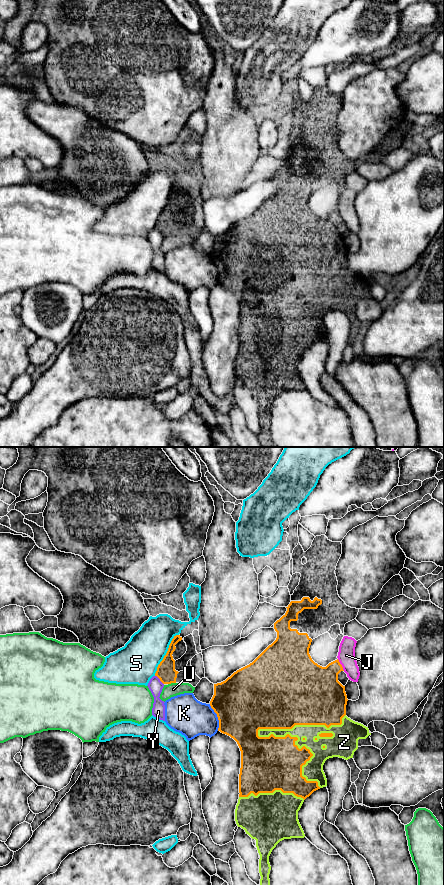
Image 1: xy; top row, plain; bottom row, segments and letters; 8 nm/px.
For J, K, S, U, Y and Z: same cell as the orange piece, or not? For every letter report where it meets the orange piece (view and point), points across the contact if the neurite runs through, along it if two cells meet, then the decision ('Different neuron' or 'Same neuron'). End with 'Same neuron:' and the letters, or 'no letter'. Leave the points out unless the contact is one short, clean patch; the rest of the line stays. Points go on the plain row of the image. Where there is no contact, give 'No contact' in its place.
J: Touches orange at xy (341, 217). Different neuron
K: Touches orange at xy (217, 268). Different neuron
S: Touches orange at xy (166, 206). Different neuron
U: Touches orange at xy (171, 234). Boundary: xy (175, 234), (168, 236). Different neuron
Y: Touches orange at xy (160, 232). Boundary: xy (155, 227), (163, 236). Different neuron
Z: Touches orange at xy (301, 276). Same neuron
Same neuron: Z

